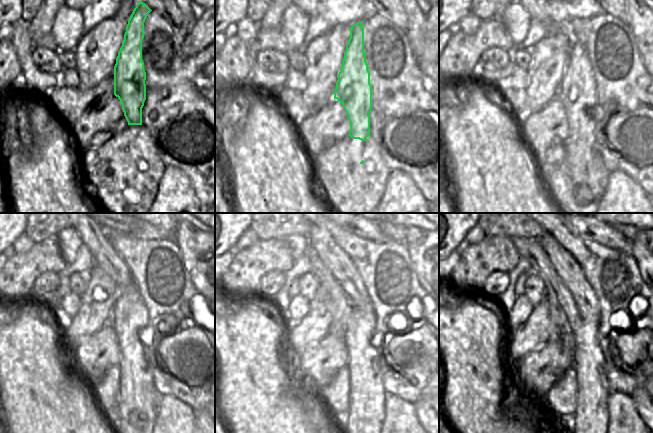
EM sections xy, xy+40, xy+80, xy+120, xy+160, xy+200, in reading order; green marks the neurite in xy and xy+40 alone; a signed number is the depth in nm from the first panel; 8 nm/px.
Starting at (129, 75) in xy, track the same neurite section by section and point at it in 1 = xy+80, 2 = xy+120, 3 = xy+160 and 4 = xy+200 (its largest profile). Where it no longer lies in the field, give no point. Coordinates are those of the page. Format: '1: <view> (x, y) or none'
1: xy+80 (577, 92)
2: xy+120 (129, 317)
3: xy+160 (360, 323)
4: xy+200 (588, 358)

